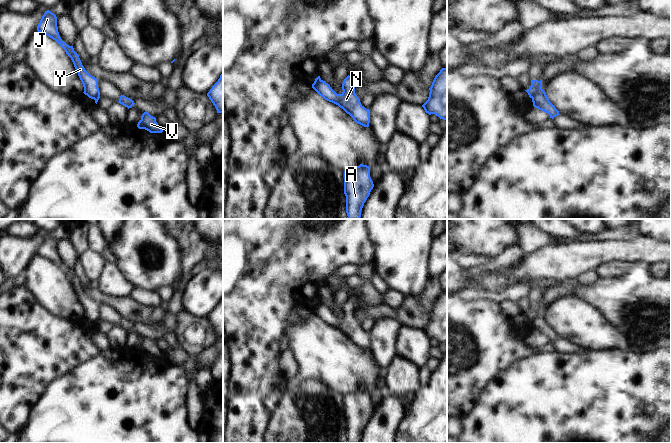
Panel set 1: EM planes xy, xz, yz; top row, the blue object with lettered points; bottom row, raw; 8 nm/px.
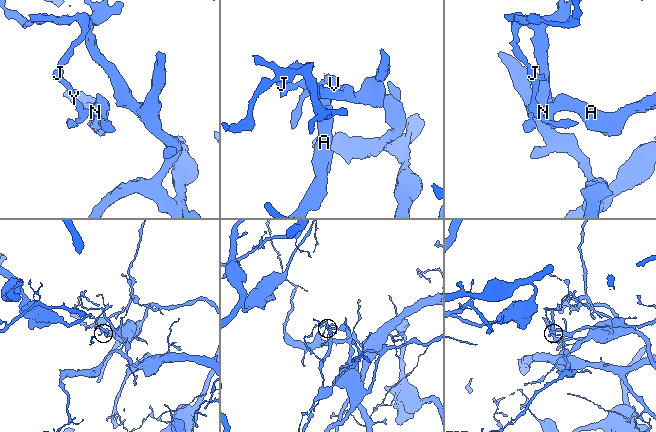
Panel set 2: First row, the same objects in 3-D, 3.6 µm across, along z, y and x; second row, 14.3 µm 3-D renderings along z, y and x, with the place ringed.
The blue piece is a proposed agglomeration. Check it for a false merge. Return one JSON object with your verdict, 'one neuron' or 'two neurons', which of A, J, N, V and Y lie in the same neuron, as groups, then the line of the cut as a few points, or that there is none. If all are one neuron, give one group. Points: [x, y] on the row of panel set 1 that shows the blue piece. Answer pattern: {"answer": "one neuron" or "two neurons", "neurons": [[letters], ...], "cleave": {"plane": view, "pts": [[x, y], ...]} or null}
{"answer": "two neurons", "neurons": [["A", "N", "V"], ["J", "Y"]], "cleave": {"plane": "yz", "pts": [[541, 88], [531, 97]]}}

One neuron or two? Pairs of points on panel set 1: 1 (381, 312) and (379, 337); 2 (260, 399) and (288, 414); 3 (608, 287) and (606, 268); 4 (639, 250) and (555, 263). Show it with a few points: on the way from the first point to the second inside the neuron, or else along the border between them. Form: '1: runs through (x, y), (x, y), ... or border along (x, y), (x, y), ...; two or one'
1: border along (396, 319), (377, 318), (373, 320); two
2: border along (282, 384), (282, 394), (265, 428); two
3: border along (629, 270), (624, 275), (616, 278), (600, 279); two
4: runs through (618, 251), (597, 252), (576, 259); one

